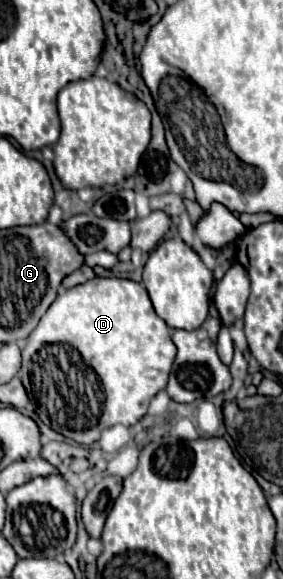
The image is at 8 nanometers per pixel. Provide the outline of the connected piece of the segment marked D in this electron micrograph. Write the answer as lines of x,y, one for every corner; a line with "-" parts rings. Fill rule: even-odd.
94,277
58,293
36,331
28,337
22,357
24,361
18,379
26,387
30,401
36,403
36,413
42,423
80,445
92,445
100,439
102,429
118,423
132,427
146,415
150,399
168,383
176,347
172,347
170,327
154,313
142,283
118,277

